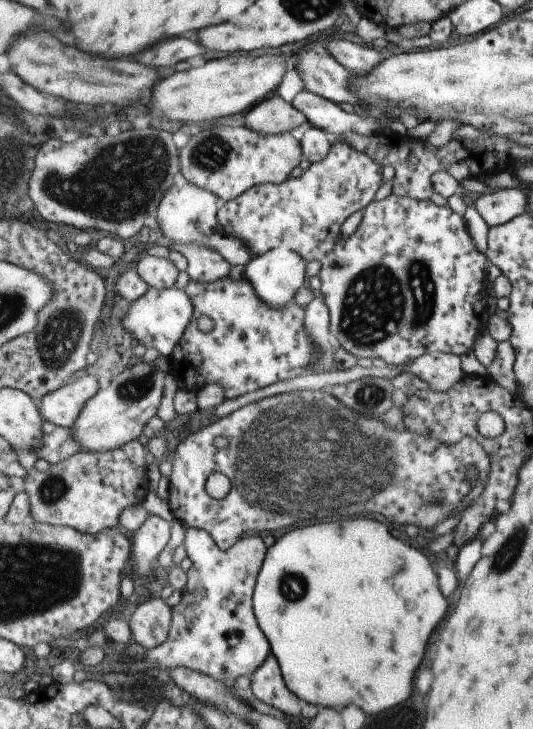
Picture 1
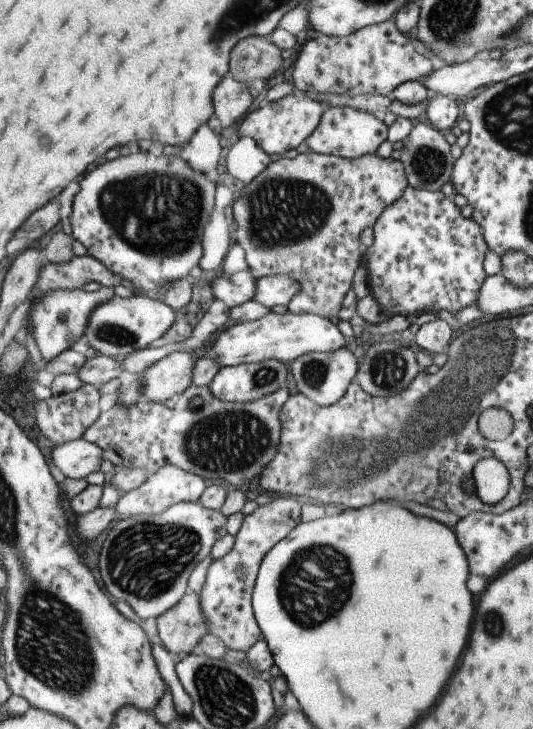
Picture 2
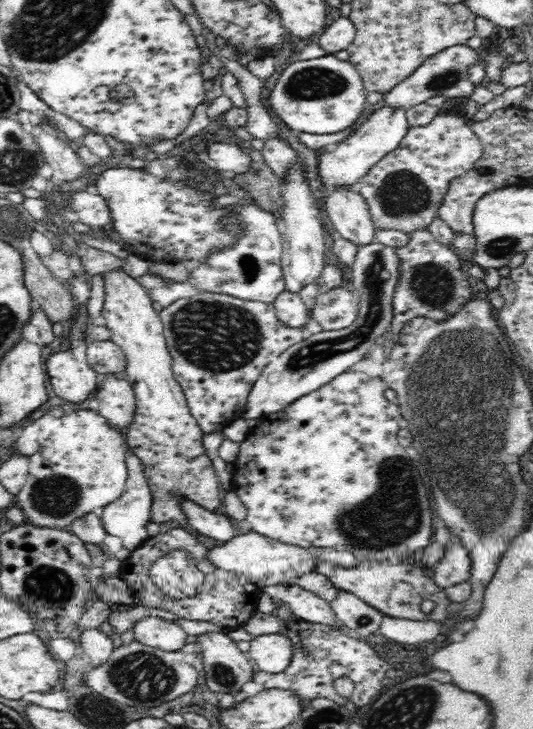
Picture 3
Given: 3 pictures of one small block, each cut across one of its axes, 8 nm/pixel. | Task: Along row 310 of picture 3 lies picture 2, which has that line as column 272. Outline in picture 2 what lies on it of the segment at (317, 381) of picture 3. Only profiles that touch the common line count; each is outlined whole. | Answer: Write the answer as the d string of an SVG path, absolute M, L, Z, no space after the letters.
M275 359L221 367L208 384L216 399L230 403L251 402L275 392L287 378L288 367Z

